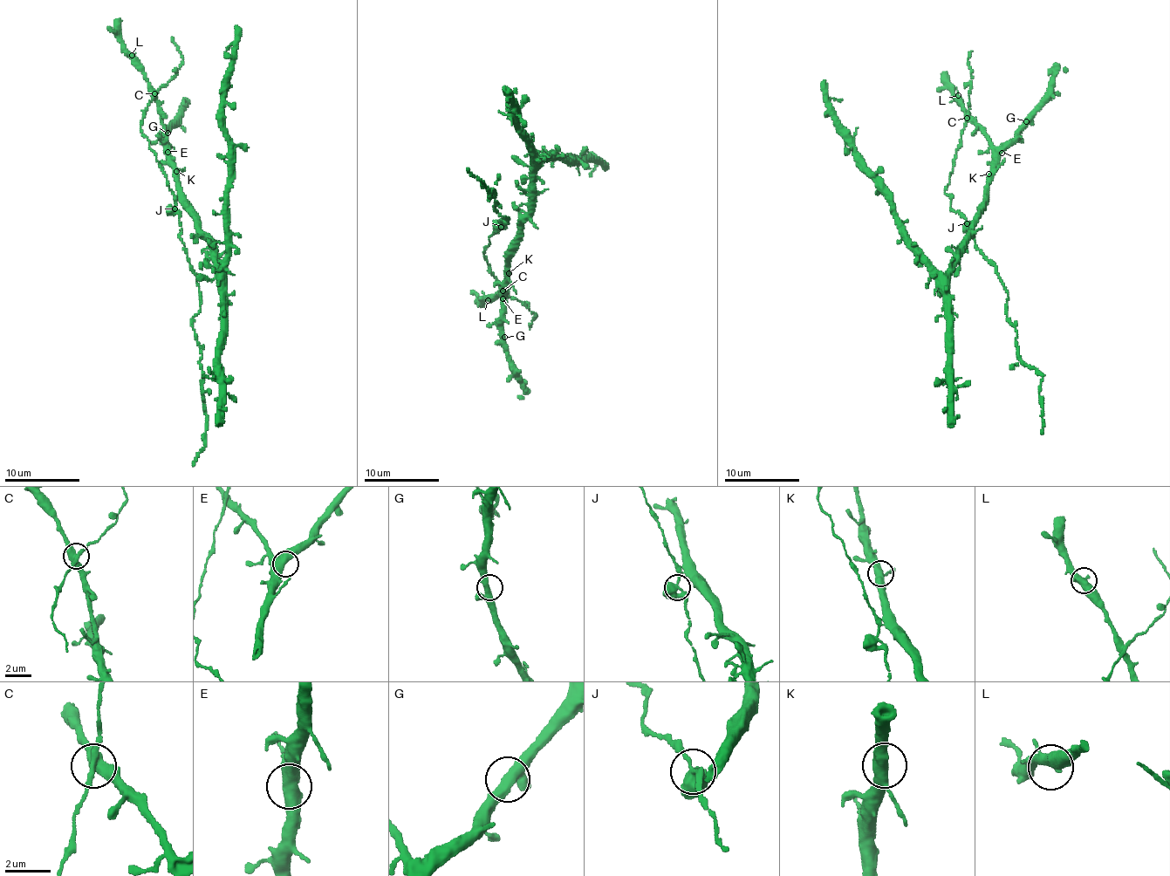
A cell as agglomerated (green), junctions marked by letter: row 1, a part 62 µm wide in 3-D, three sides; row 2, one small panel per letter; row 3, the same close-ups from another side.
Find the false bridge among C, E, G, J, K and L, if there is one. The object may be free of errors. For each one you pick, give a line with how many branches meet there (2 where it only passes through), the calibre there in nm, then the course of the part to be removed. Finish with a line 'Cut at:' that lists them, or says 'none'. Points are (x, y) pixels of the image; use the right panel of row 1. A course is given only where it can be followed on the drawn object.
Cut at: none

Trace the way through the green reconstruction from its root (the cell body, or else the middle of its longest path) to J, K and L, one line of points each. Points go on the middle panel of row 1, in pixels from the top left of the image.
J: (503, 294), (504, 297), (506, 293), (502, 291), (482, 251), (494, 228), (498, 229), (499, 222), (502, 226)
K: (503, 294), (505, 290), (502, 282), (509, 273)
L: (503, 294), (505, 298), (505, 296), (497, 295), (496, 299), (488, 300)

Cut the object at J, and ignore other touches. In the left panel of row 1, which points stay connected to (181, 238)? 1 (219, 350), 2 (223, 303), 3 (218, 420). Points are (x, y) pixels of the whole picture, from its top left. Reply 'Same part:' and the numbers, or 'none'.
Same part: none

